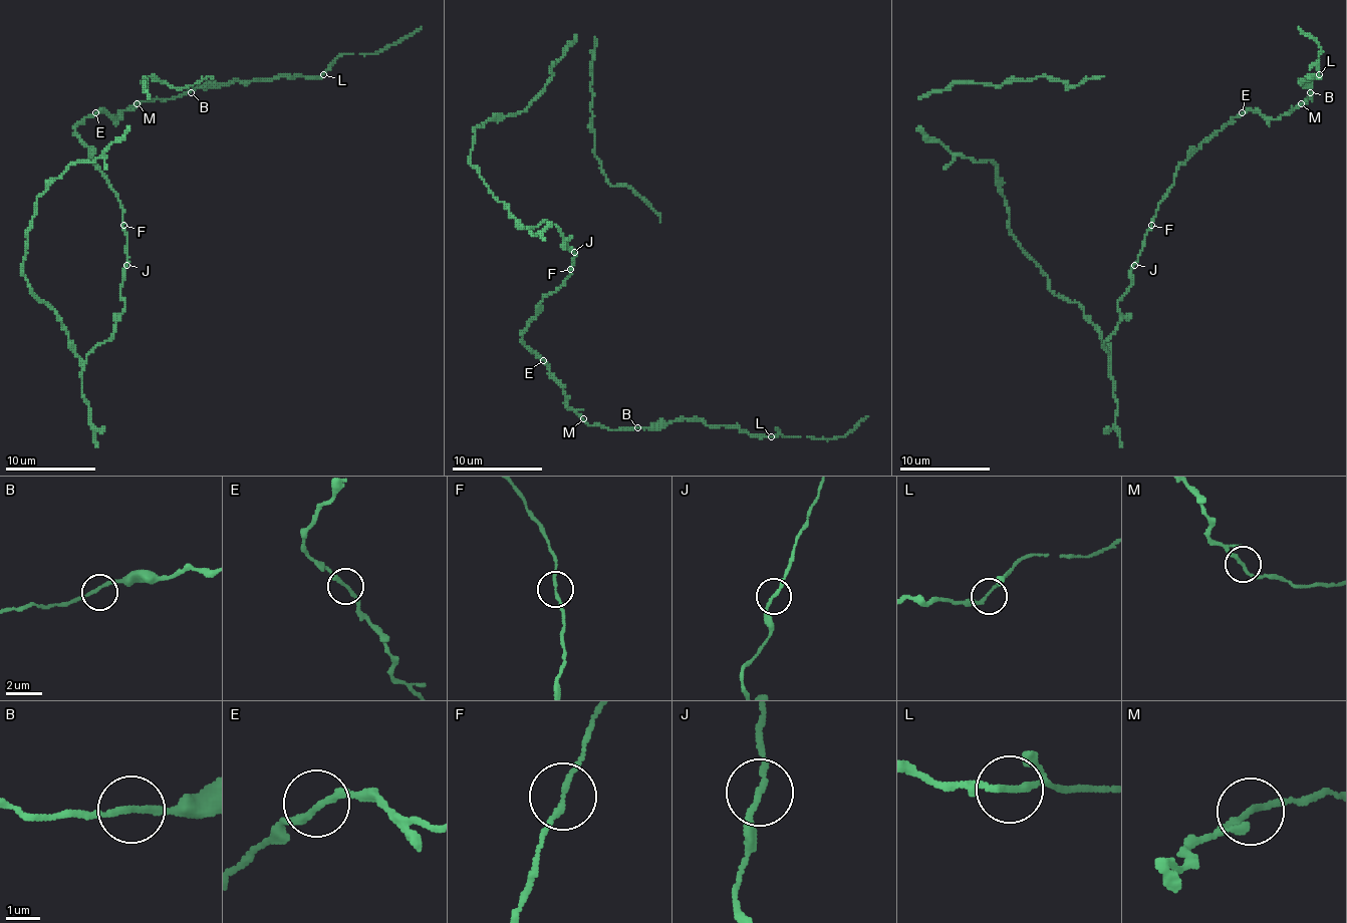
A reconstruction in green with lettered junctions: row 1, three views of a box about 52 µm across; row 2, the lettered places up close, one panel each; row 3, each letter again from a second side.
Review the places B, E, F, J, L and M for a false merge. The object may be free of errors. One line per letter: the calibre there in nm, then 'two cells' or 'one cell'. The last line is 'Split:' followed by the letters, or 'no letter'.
B: calibre 170 nm; one cell
E: calibre 190 nm; one cell
F: calibre 150 nm; one cell
J: calibre 160 nm; one cell
L: calibre 160 nm; one cell
M: calibre 180 nm; one cell
Split: no letter

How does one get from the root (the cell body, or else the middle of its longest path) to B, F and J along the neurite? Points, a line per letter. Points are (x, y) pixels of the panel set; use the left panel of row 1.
B: (115, 331), (124, 307), (122, 210), (75, 126), (100, 110), (115, 119), (143, 101), (191, 92)
F: (115, 331), (118, 316), (124, 307), (120, 286), (122, 268), (127, 262), (127, 235), (122, 226)
J: (115, 331), (118, 316), (124, 307), (120, 286), (122, 268), (127, 264)

